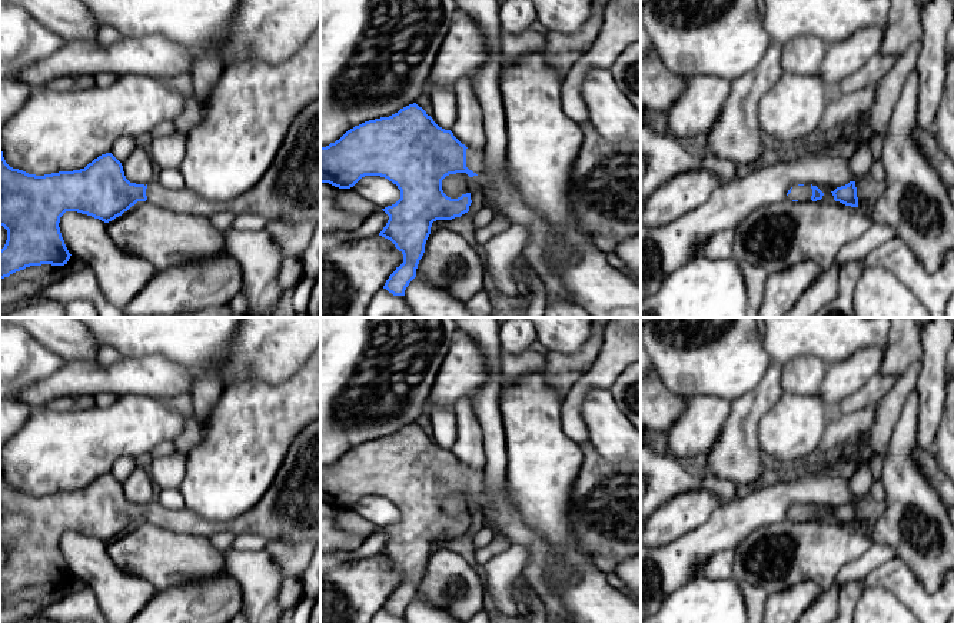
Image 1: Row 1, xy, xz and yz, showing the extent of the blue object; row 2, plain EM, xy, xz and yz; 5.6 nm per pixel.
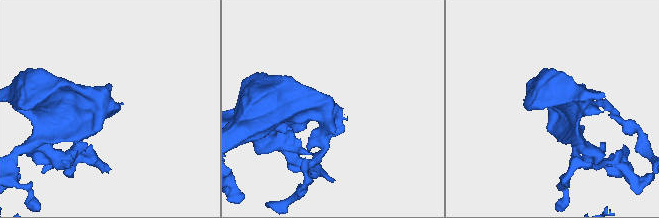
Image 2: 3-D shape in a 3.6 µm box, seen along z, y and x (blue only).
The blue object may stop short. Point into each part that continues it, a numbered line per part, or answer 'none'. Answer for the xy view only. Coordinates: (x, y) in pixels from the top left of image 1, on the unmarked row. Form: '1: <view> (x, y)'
1: xy (289, 510)

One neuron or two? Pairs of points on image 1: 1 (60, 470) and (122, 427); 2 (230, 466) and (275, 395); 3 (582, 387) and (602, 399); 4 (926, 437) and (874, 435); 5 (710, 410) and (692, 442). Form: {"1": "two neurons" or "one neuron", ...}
{"1": "one neuron", "2": "one neuron", "3": "two neurons", "4": "two neurons", "5": "one neuron"}

